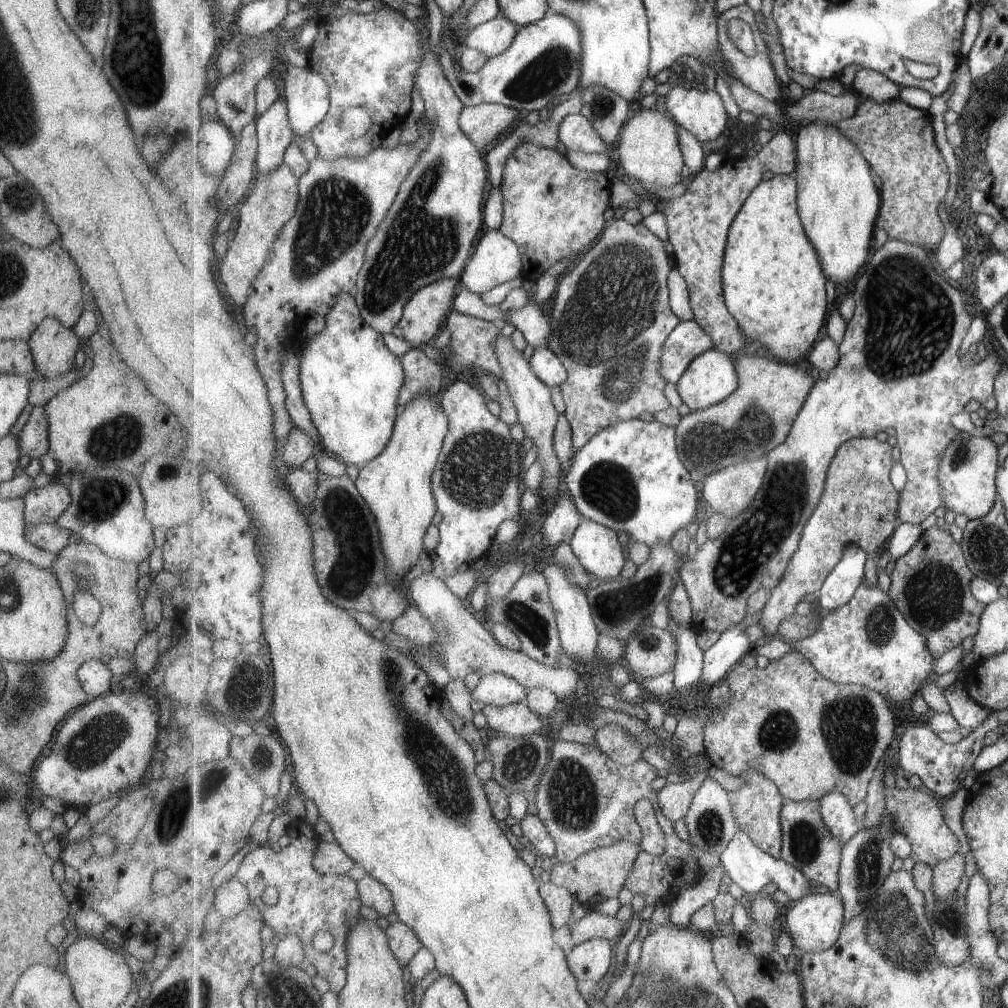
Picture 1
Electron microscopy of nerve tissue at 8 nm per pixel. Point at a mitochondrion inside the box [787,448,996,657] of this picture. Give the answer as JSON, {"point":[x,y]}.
{"point":[933,591]}

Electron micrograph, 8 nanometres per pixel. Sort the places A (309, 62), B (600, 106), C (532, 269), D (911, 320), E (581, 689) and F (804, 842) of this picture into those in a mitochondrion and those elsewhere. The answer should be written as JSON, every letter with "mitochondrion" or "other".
{"A":"other","B":"mitochondrion","C":"other","D":"mitochondrion","E":"other","F":"mitochondrion"}

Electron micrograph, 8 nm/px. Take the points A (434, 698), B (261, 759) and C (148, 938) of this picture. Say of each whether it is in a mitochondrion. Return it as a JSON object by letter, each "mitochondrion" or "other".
{"A":"mitochondrion","B":"mitochondrion","C":"other"}

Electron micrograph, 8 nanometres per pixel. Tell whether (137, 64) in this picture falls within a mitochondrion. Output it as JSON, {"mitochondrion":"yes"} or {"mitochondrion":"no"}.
{"mitochondrion":"yes"}

